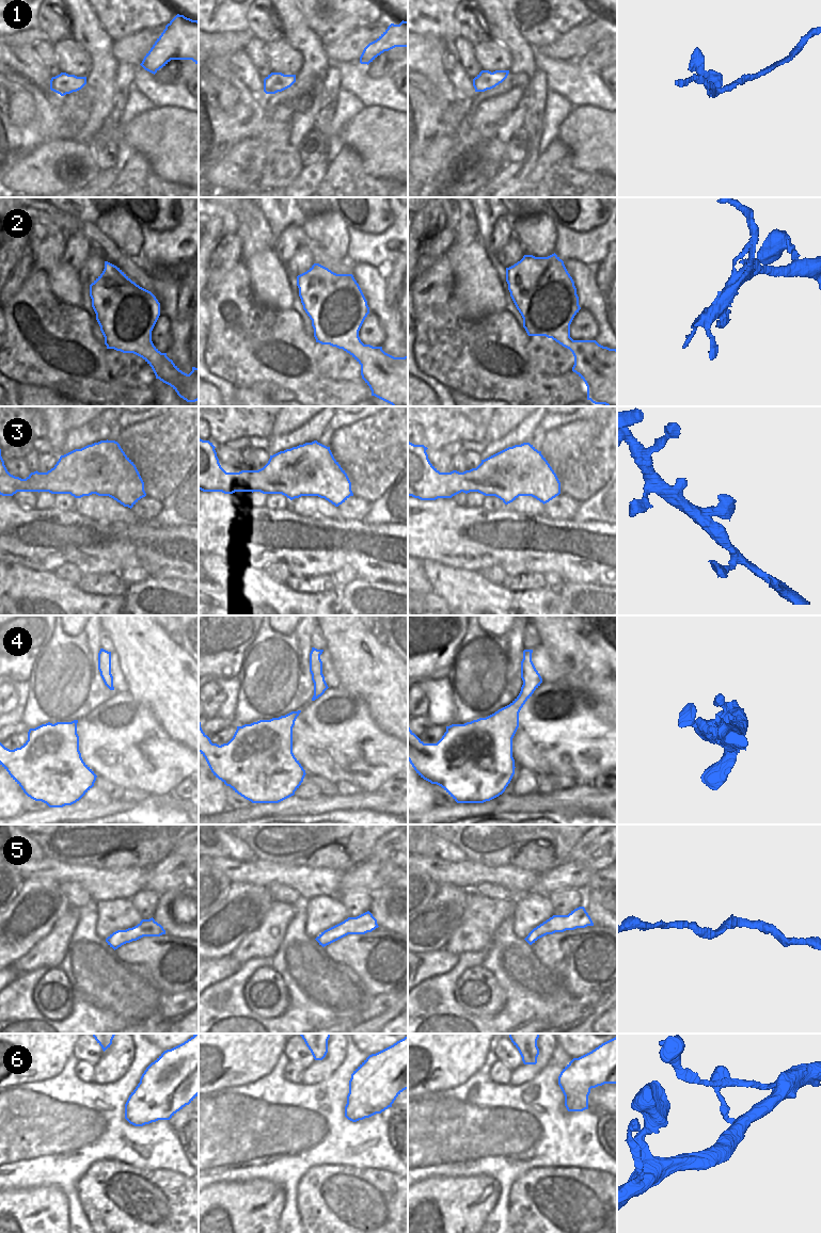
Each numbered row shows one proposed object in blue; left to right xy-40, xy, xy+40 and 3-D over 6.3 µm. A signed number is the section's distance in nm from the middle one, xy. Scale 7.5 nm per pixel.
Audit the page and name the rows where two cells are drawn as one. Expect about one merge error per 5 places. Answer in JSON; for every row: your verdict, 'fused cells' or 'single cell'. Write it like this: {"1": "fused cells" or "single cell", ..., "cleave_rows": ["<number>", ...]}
{"1": "single cell", "2": "single cell", "3": "single cell", "4": "single cell", "5": "single cell", "6": "single cell", "cleave_rows": []}

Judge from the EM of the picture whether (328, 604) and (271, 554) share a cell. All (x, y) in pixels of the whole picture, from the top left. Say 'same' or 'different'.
different

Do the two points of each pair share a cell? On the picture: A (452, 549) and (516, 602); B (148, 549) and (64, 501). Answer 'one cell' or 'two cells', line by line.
A: two cells
B: two cells

